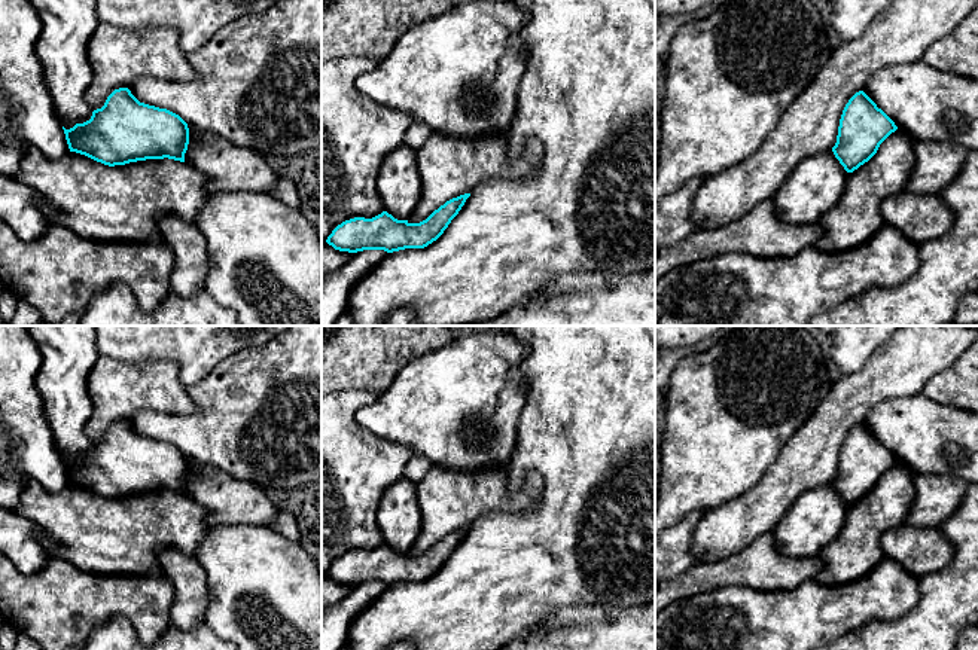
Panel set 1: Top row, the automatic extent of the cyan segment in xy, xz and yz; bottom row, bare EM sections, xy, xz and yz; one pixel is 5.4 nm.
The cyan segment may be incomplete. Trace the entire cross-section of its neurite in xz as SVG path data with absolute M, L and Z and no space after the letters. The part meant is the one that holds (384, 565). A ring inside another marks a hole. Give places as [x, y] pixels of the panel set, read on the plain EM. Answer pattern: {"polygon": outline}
{"polygon": "M464 527L447 534L420 556L397 553L387 544L372 552L354 550L338 558L326 576L335 583L348 586L424 582L444 567L469 530L470 527Z"}

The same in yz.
{"polygon": "M859 424L843 443L832 485L844 503L853 506L868 495L896 463L895 455L863 424Z"}

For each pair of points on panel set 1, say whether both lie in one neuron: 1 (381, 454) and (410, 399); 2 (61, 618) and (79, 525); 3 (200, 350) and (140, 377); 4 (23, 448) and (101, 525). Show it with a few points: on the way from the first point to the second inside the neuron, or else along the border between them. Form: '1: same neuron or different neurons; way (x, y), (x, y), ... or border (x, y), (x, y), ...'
1: different neurons; border (358, 424), (383, 439), (407, 446), (414, 454)
2: different neurons; border (54, 555), (87, 571), (104, 576)
3: different neurons; border (137, 362), (173, 362), (179, 381), (186, 388)
4: different neurons; border (30, 479), (49, 491), (60, 491), (69, 485)

